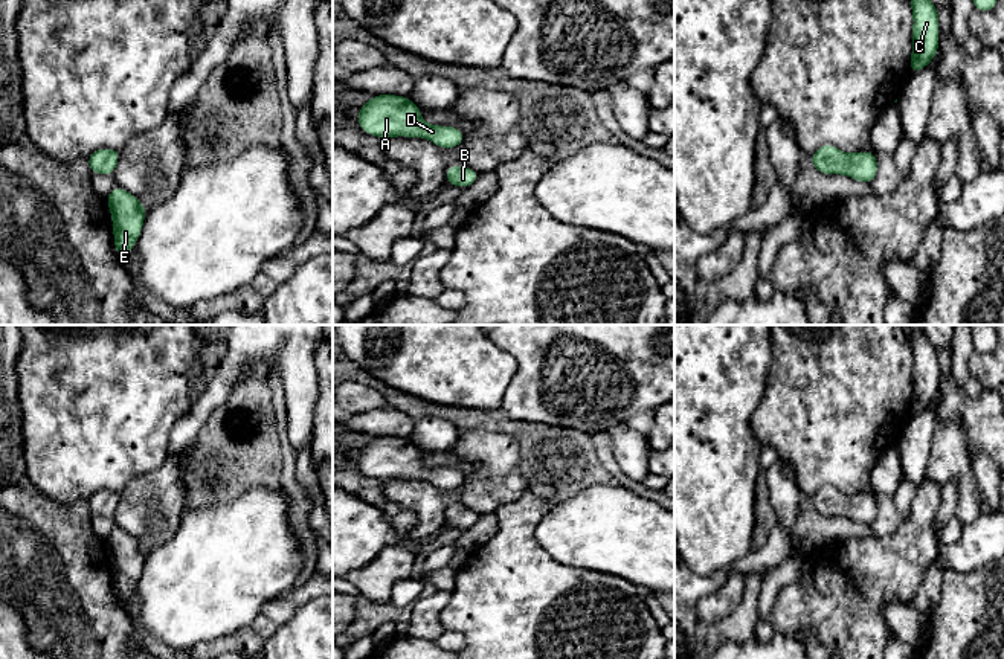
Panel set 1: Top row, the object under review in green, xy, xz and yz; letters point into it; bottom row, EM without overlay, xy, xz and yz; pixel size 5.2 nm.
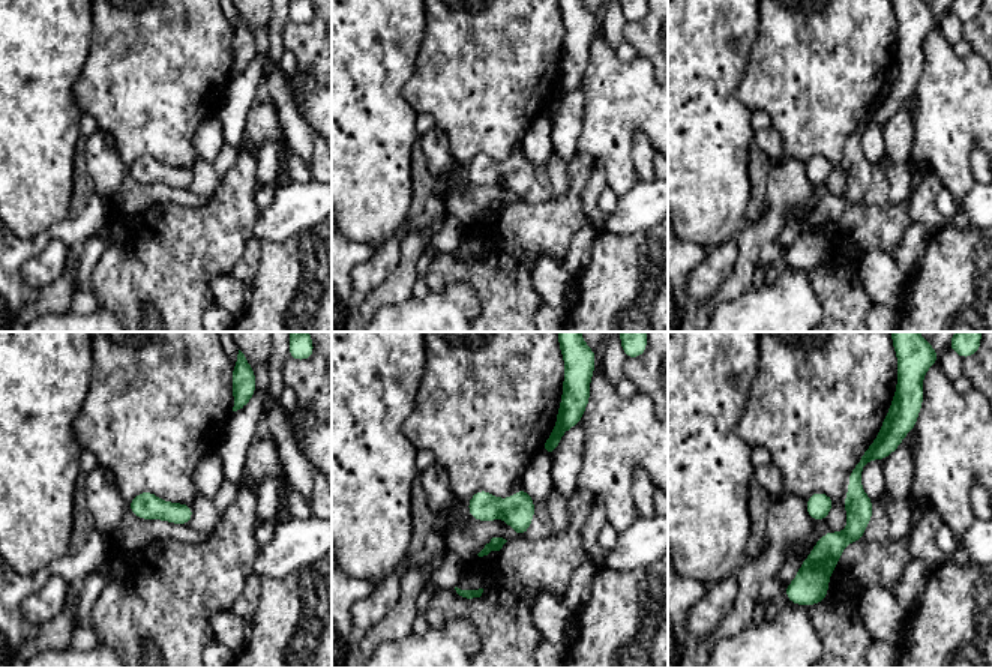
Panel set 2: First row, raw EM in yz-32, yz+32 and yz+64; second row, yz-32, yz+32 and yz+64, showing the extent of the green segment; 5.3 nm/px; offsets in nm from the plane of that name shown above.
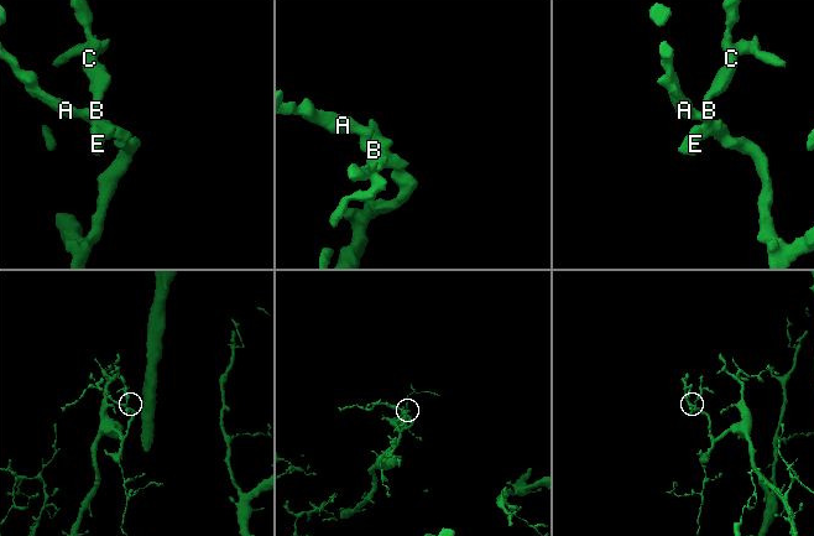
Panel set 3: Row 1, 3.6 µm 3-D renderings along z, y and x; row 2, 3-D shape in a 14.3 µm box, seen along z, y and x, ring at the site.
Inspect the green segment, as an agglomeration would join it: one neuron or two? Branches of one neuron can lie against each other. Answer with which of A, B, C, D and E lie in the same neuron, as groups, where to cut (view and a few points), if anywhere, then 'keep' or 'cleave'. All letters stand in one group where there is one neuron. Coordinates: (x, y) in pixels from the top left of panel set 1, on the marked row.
A B C D E | no cut | keep

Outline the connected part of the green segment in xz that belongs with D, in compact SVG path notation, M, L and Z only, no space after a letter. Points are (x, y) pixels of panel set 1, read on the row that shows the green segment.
M377 95L357 114L359 127L375 137L426 137L439 148L462 145L465 136L456 127L436 127L421 121L421 110L406 96Z

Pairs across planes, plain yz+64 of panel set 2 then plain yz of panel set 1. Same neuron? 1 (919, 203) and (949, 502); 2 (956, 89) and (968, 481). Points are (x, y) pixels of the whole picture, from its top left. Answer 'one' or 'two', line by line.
1: one
2: one

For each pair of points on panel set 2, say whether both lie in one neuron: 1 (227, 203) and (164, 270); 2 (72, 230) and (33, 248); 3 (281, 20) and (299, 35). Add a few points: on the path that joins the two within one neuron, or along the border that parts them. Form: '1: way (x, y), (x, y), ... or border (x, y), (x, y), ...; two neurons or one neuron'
1: way (215, 219), (180, 254); one neuron
2: way (63, 230), (42, 239); one neuron
3: border (290, 21), (282, 33), (282, 47), (285, 50); two neurons

